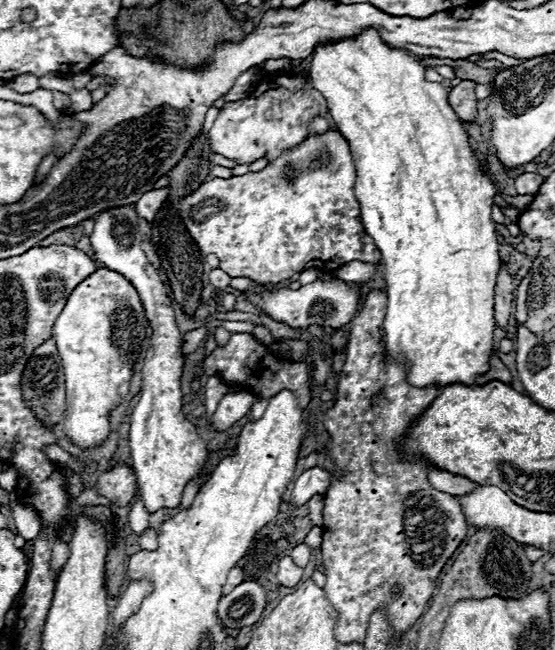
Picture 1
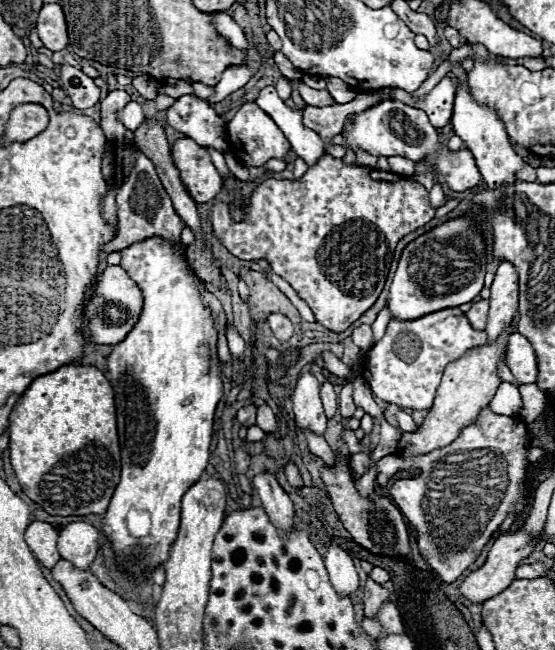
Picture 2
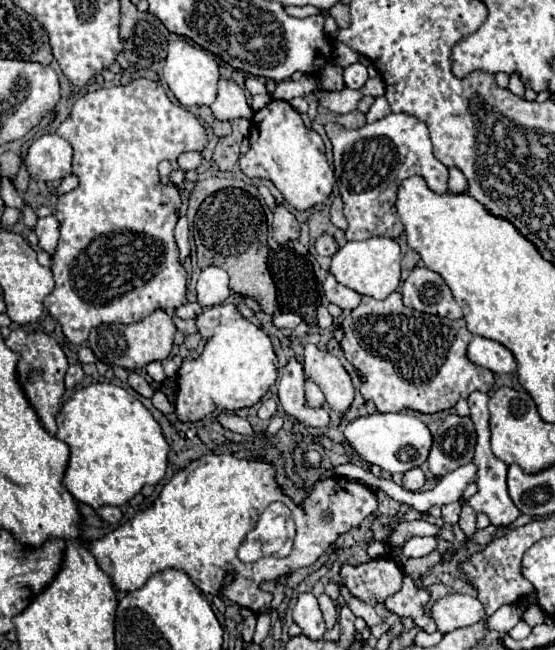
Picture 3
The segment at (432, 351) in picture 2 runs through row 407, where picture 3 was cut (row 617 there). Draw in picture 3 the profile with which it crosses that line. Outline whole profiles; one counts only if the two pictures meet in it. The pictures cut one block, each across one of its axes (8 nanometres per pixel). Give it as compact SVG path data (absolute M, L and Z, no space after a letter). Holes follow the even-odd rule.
M401 549L392 550L390 556L402 566L403 577L402 588L388 596L384 606L386 610L390 610L392 614L396 614L398 618L410 618L420 630L424 632L436 632L436 624L432 620L430 614L426 614L426 604L430 602L430 592L426 588L416 588L416 584L412 582L412 578L408 574L404 574L403 566L408 560L404 556Z

